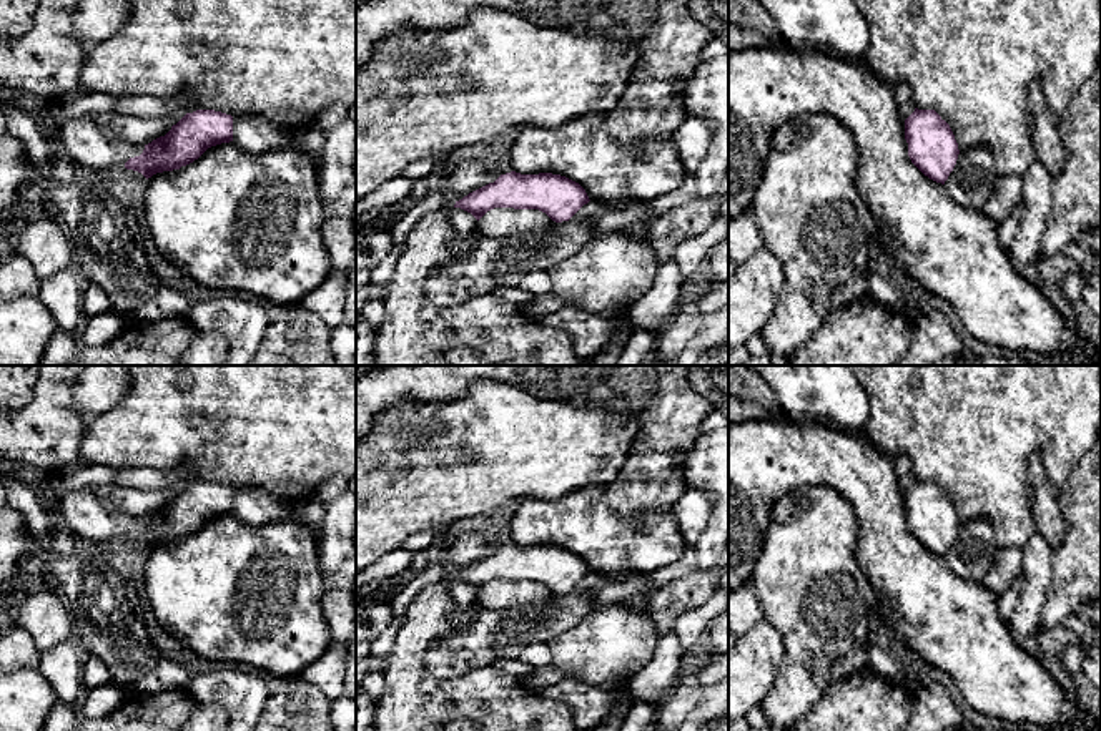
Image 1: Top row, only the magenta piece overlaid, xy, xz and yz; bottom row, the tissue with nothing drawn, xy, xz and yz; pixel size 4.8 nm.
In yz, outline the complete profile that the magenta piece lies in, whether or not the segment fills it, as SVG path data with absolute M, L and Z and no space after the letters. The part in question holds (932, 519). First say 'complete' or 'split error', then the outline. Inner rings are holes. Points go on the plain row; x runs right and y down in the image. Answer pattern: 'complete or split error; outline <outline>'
complete; outline M918 482L905 492L911 535L930 552L945 557L960 522L950 497L935 482Z

